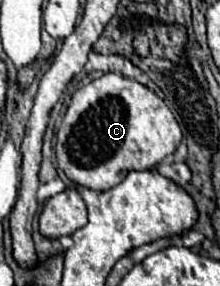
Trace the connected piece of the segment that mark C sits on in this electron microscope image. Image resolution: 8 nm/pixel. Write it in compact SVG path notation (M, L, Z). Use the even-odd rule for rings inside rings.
M104 74L72 94L56 142L56 158L64 174L90 190L114 188L128 170L150 170L172 154L182 132L162 98L122 74Z

